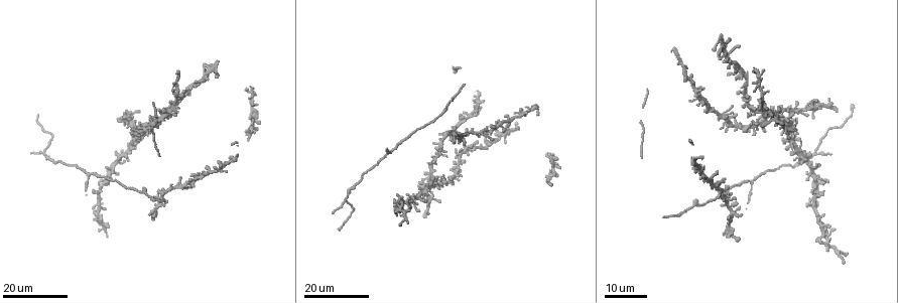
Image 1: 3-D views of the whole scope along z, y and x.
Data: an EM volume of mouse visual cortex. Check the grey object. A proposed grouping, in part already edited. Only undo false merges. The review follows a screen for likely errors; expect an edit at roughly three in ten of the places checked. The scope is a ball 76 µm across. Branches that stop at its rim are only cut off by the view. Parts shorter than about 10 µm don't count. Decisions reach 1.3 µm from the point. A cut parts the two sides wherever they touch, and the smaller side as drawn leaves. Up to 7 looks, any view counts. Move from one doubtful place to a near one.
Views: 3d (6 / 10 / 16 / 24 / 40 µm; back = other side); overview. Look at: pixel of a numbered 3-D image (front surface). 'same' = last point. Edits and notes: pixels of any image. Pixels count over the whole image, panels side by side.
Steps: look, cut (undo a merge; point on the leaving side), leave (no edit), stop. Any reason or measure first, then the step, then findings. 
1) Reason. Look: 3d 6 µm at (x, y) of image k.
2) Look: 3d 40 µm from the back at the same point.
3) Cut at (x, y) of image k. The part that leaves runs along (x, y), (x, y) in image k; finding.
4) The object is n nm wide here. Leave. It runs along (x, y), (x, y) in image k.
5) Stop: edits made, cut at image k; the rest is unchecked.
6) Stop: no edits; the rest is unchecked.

Looks like a crossing. Look: 3d 24 µm at (726, 122) of image 1.

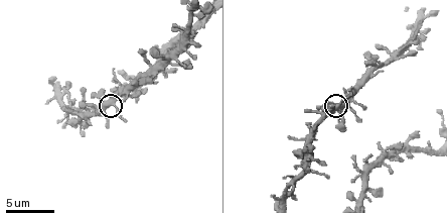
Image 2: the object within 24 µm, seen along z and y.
Zoom in. Look: 3d 6 µm at (339, 103) of image 2.

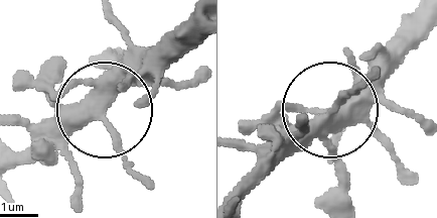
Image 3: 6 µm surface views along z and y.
Leave. It runs along (246, 200), (406, 48) in image 3; one cell here.

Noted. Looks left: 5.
Side arm on a straight run. Look: 3d 10 µm at (184, 46) of image 2.

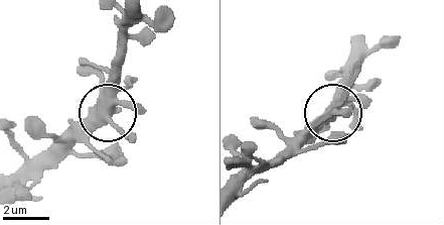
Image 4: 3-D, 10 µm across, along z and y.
Leave. It runs along (15, 181), (55, 163), (102, 117), (113, 62) in image 4; one cell here.

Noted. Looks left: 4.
Branch point. Look: 3d 16 µm at (110, 170) of image 1.

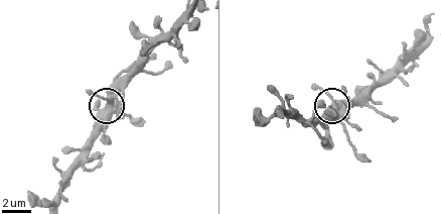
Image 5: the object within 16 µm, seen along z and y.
Look: 3d 6 µm at (334, 100) of image 5.

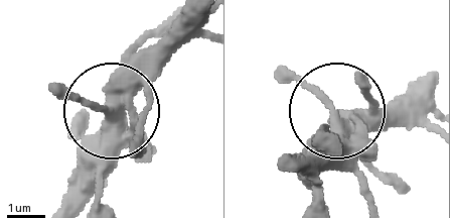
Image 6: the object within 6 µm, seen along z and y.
The side arm is 28 µm long. Leave. It runs along (431, 80), (402, 102), (337, 115), (315, 192) in image 6; continuous, no second cell.

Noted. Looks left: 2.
Stop: no edits; the rest is unchecked.

